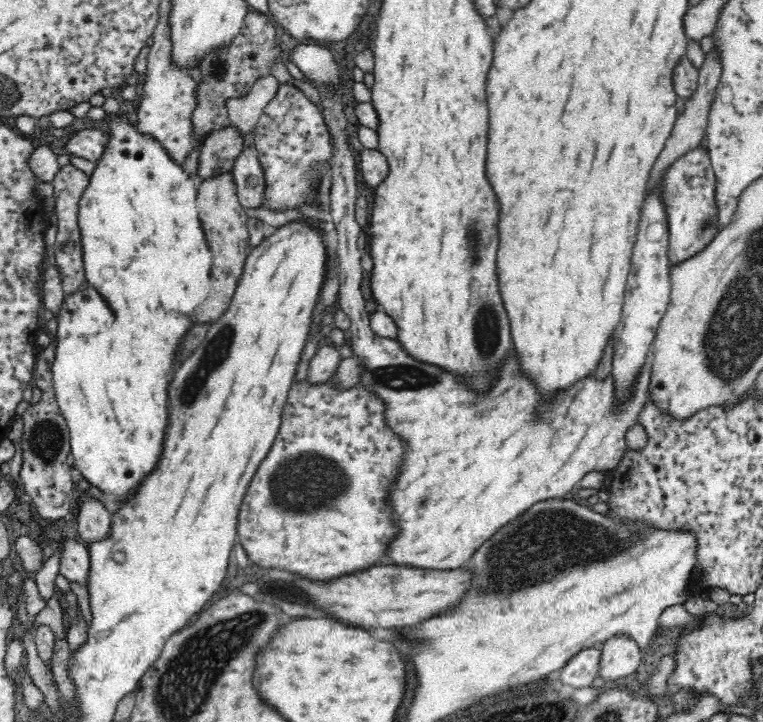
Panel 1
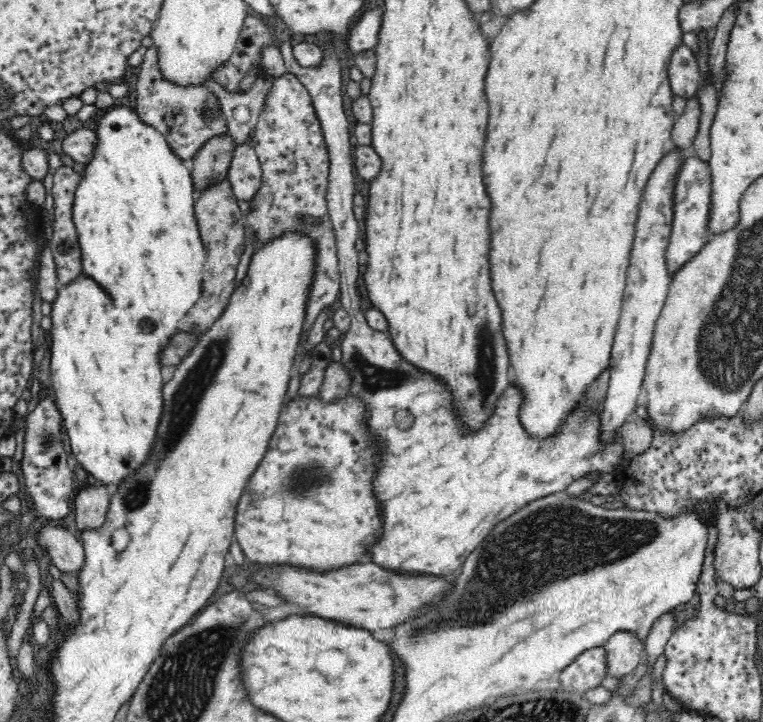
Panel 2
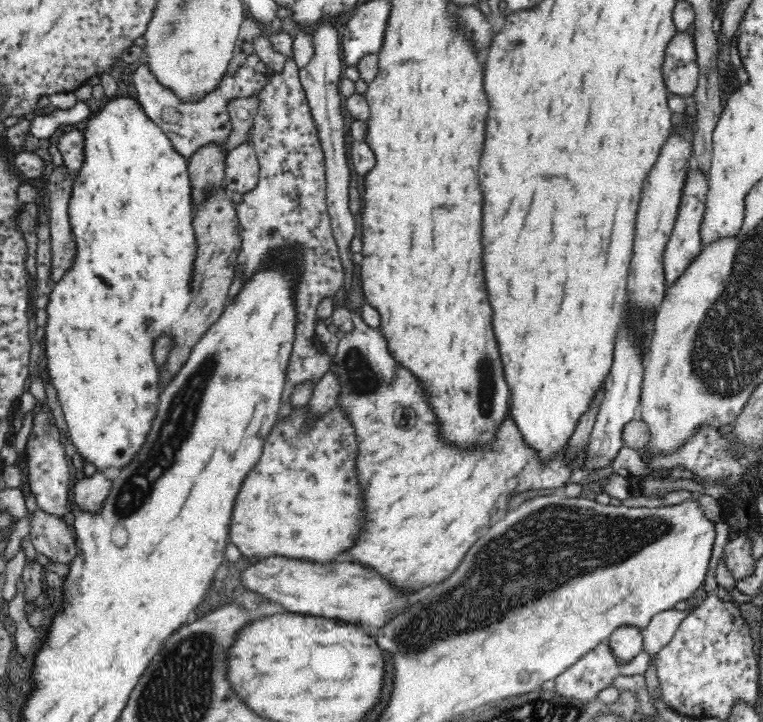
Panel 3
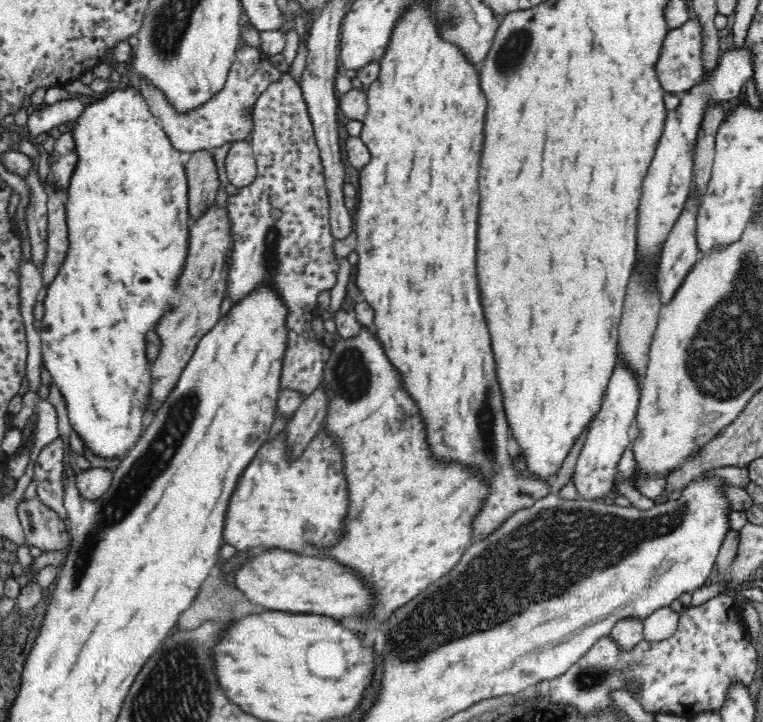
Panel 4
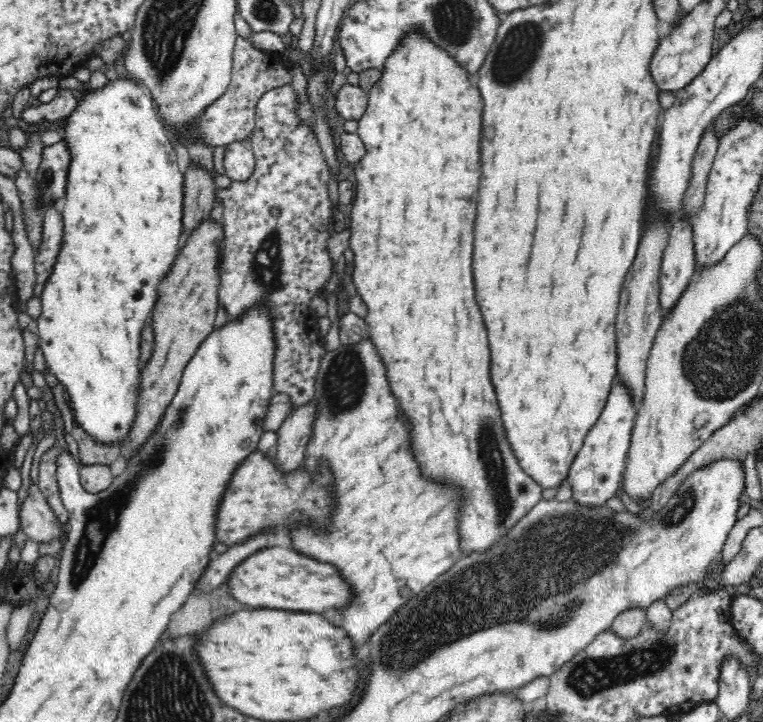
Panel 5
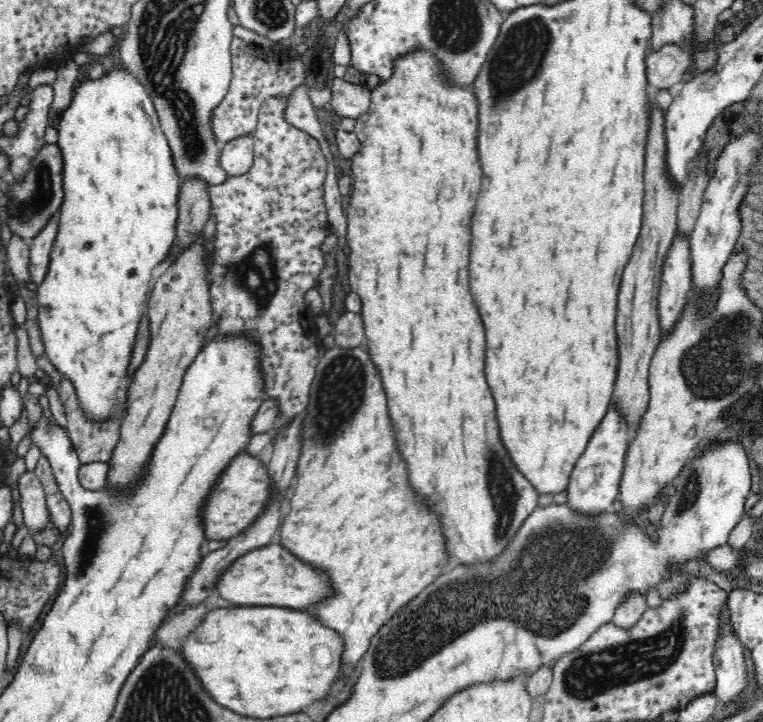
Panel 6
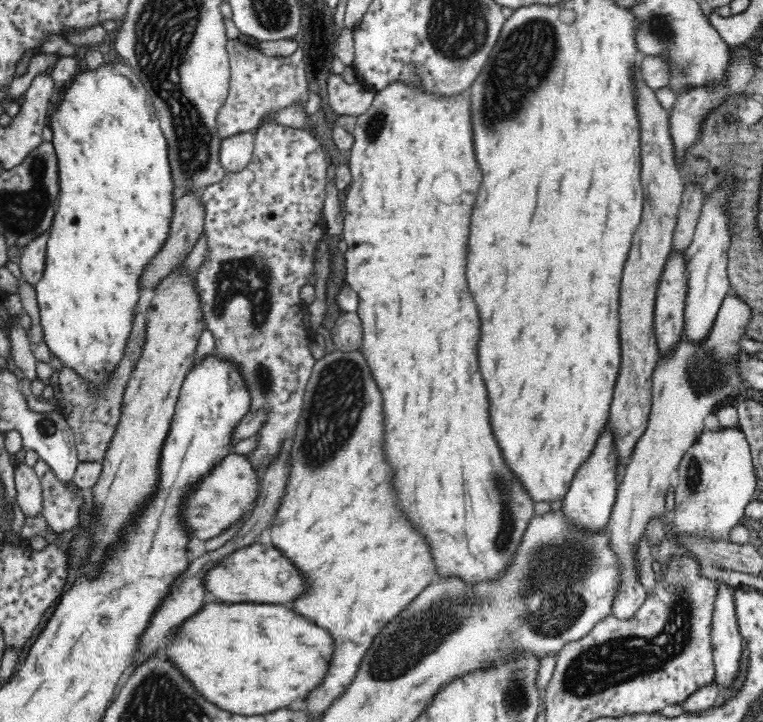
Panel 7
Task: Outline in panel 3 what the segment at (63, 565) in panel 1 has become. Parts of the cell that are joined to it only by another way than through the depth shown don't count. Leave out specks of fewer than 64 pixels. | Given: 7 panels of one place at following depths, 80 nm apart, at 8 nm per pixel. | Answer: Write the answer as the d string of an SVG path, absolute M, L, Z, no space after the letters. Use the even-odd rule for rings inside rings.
M38 508L29 518L29 540L37 552L47 556L51 562L70 567L78 558L78 547L68 525L62 518L47 515Z

